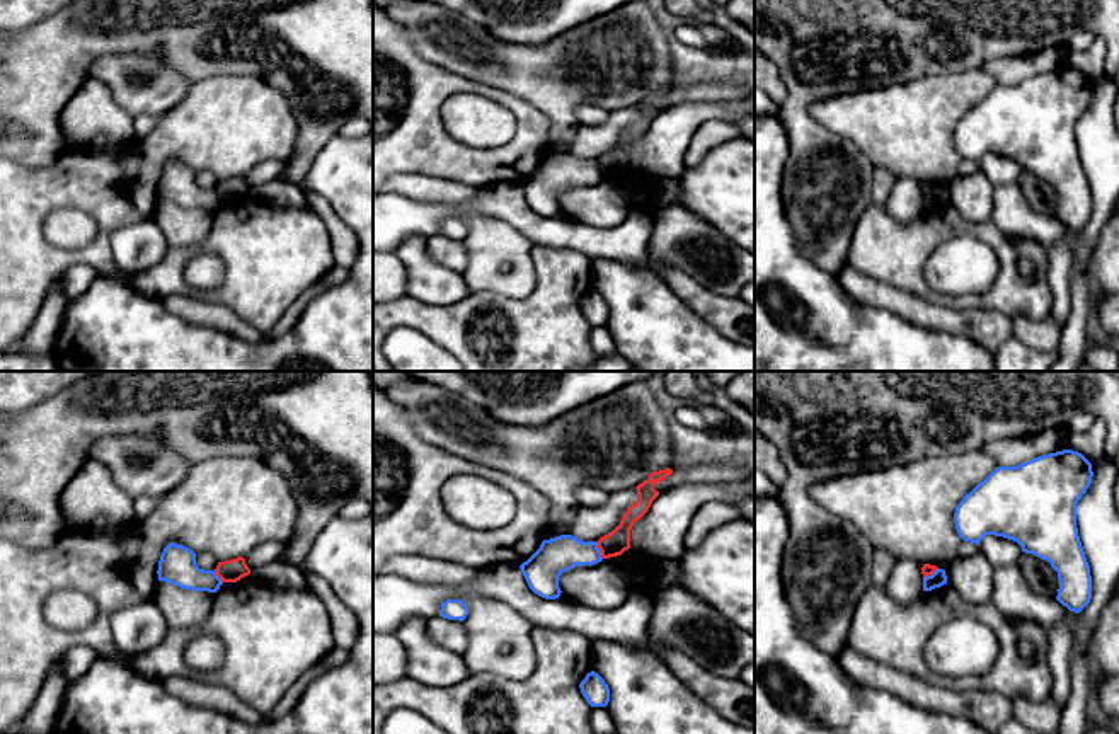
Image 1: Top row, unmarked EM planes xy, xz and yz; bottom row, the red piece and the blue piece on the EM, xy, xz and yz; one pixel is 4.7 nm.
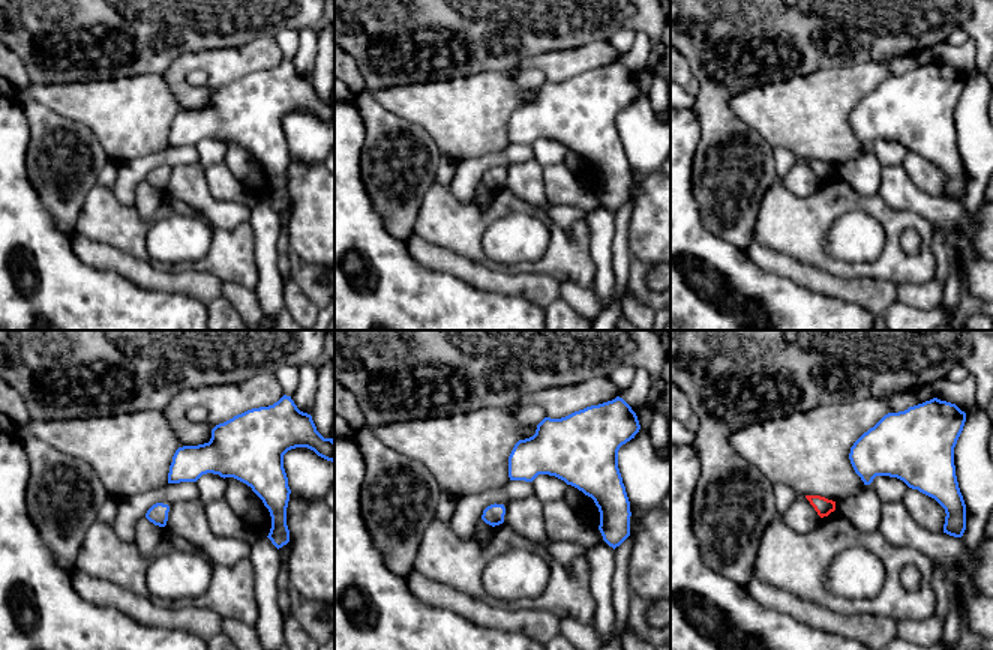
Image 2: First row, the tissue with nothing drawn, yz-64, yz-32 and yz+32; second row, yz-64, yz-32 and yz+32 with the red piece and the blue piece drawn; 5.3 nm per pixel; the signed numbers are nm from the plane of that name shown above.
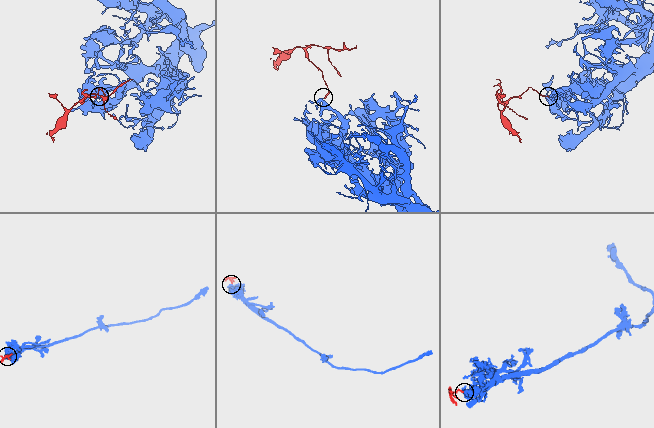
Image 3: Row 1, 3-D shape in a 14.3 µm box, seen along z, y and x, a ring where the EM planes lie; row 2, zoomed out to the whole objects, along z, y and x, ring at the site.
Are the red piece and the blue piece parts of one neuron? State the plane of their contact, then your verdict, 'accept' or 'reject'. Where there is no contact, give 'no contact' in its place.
xz | reject

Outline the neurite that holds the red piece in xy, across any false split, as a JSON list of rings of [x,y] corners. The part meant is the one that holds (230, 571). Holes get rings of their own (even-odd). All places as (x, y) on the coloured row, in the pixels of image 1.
[[[237,557],[232,560],[218,562],[215,572],[221,582],[237,582],[242,577],[249,576],[250,569],[247,567],[244,557]]]

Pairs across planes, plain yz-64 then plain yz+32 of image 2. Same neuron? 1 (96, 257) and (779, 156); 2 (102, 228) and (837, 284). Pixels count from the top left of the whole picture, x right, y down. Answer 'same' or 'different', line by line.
1: different
2: different

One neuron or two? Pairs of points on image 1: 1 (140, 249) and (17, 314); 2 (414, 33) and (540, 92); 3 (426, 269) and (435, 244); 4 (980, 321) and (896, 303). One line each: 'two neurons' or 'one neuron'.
1: two neurons
2: one neuron
3: two neurons
4: one neuron

